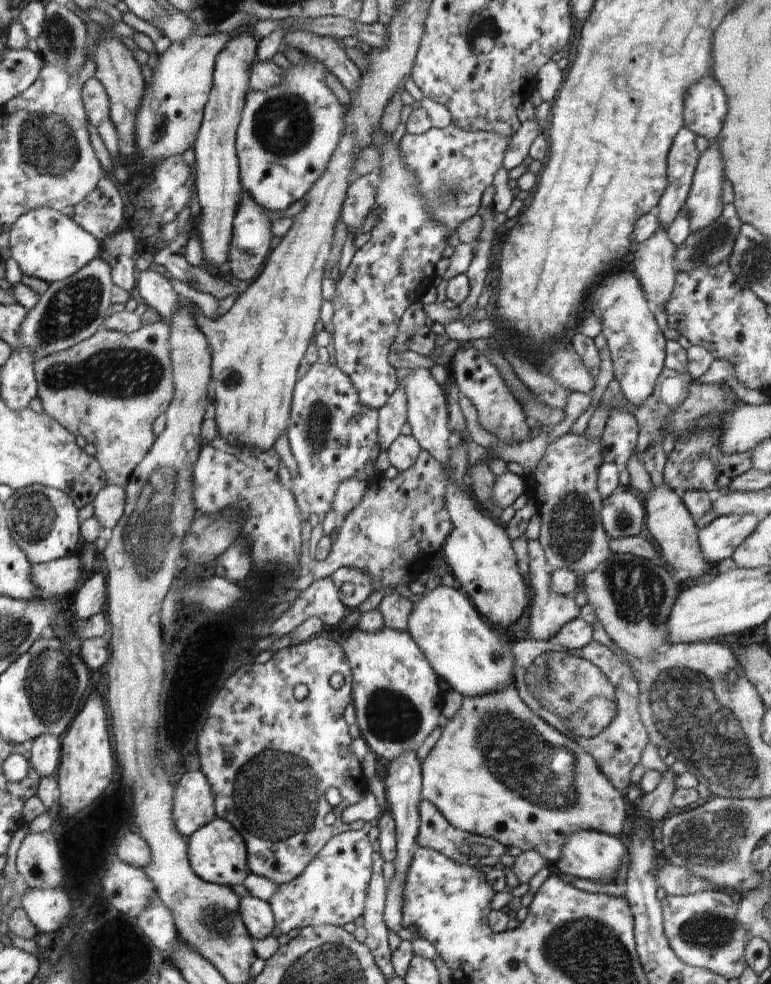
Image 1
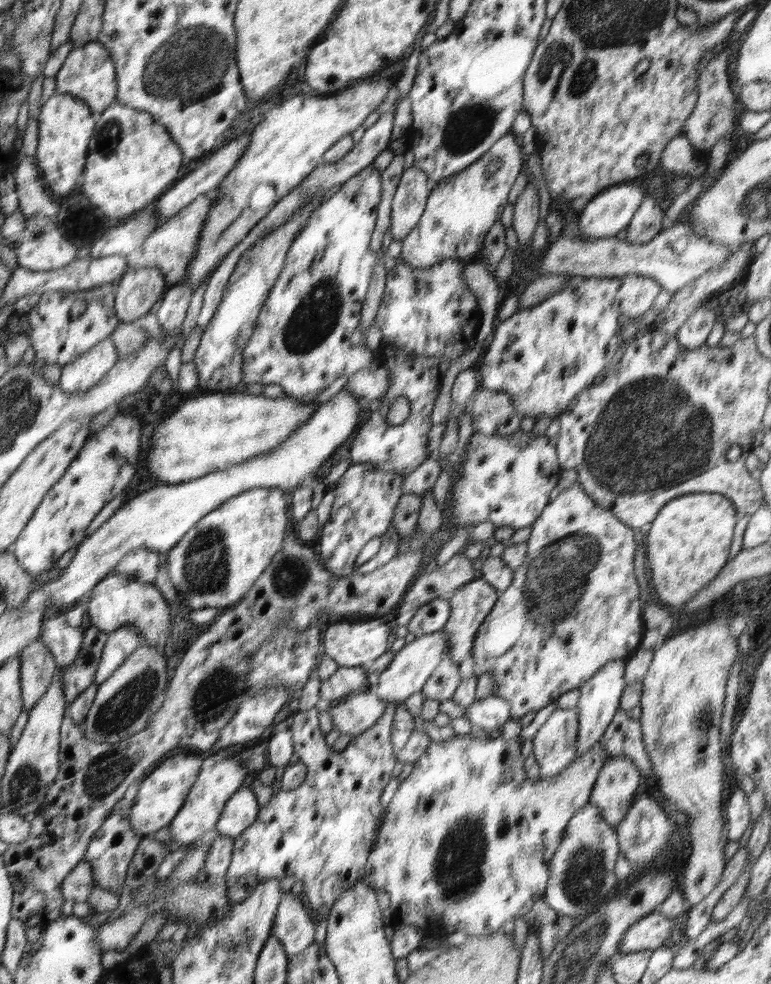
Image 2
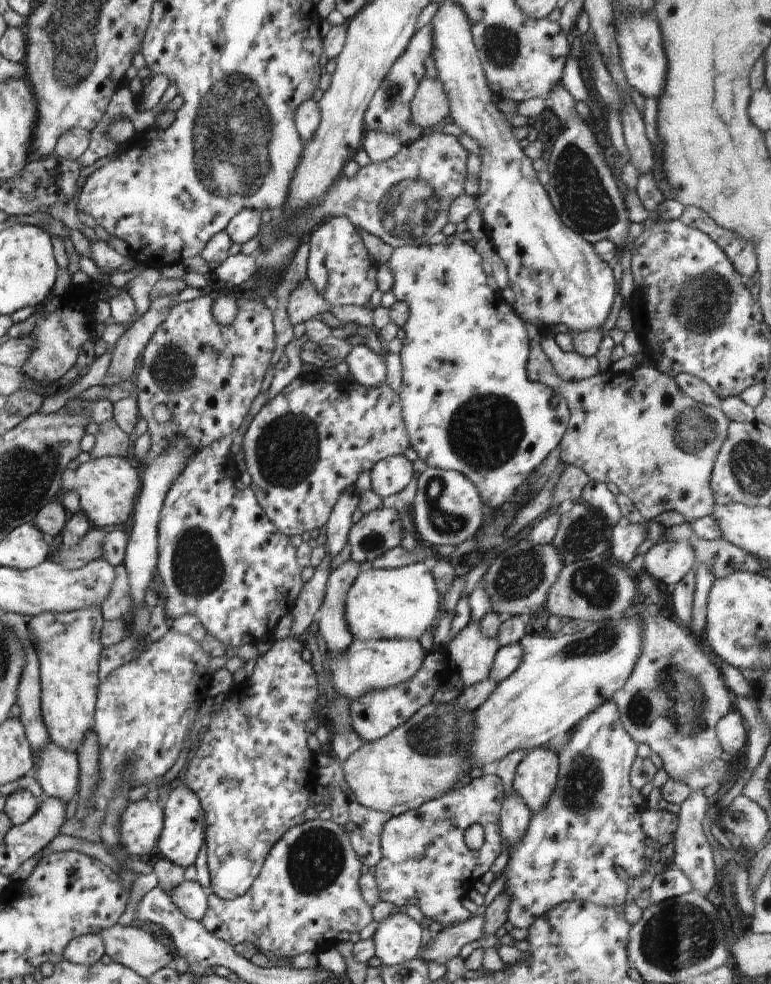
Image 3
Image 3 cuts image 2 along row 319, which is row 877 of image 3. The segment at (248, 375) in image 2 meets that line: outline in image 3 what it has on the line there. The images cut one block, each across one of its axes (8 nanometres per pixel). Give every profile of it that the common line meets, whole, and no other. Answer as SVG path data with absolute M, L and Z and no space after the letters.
M317 816L284 832L268 852L262 871L246 894L224 900L210 893L208 910L201 923L208 932L232 946L250 942L257 951L272 952L279 959L291 958L304 952L318 955L337 942L336 936L340 932L360 932L374 920L372 908L366 904L366 900L362 900L360 894L361 876L362 861L356 856L346 830L336 822L325 821Z

